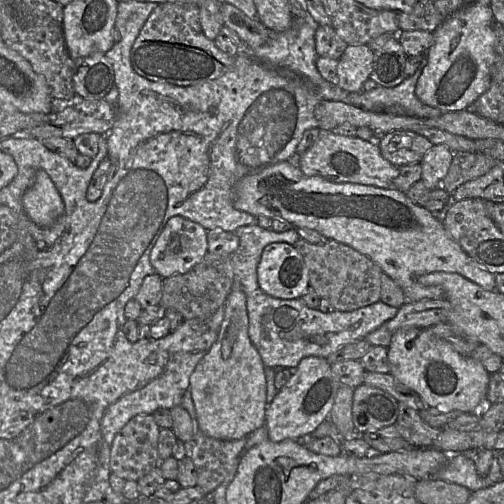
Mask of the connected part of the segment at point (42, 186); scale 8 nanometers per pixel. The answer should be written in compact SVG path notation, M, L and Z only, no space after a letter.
M44 170L36 172L33 184L22 197L22 206L29 219L40 227L52 226L64 212L63 200Z

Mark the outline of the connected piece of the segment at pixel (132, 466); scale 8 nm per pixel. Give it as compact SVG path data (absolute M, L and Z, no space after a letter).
M138 414L131 418L114 437L111 472L125 480L138 481L159 466L159 431L152 414Z

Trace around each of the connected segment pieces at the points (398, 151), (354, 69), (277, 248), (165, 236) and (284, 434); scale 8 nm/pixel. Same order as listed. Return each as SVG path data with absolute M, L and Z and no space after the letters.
M410 130L390 131L379 139L381 155L396 167L421 163L432 146L426 137Z
M366 44L348 45L343 55L338 59L337 85L349 93L363 91L363 84L370 78L374 51Z
M274 242L264 248L257 276L260 288L274 298L301 298L310 287L302 255L286 242Z
M181 216L171 217L150 252L150 262L157 274L167 278L184 274L208 253L207 230Z
M316 356L303 358L287 383L267 406L264 425L267 427L268 439L273 442L286 439L301 442L302 439L311 437L310 434L329 418L336 393L341 386L328 359Z

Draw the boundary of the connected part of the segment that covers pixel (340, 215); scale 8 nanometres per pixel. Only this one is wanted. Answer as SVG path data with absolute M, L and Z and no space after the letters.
M287 160L241 178L234 190L234 207L256 218L258 216L277 218L290 222L294 228L316 230L327 240L335 240L354 248L378 264L384 273L401 286L406 303L414 303L425 298L444 297L440 286L424 286L418 283L418 277L426 273L458 273L485 290L496 290L496 274L481 267L469 257L447 233L443 221L424 206L413 203L406 193L395 187L379 188L350 182L334 183L320 176L306 176L293 160Z

